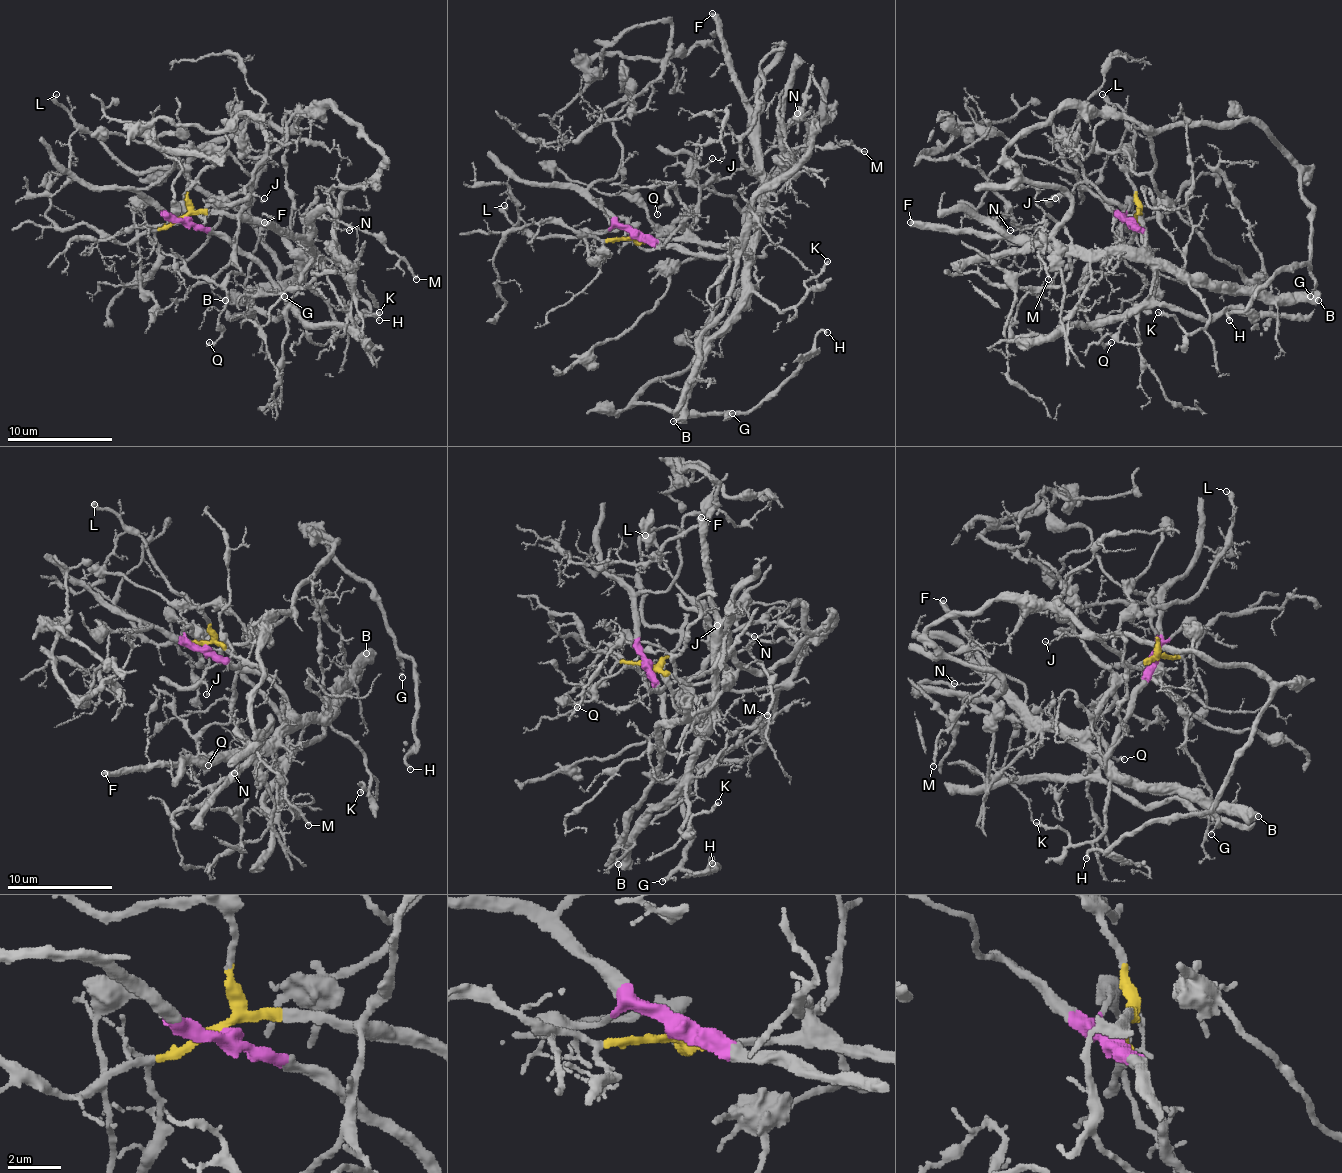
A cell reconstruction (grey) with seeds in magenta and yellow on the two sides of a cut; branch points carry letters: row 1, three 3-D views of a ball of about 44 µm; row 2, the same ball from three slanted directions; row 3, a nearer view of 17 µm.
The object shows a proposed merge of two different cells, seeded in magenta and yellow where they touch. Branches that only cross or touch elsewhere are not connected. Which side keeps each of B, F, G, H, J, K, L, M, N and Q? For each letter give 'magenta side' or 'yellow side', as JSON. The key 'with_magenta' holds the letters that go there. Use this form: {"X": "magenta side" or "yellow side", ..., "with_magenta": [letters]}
{"B": "yellow side", "F": "yellow side", "G": "yellow side", "H": "yellow side", "J": "yellow side", "K": "yellow side", "L": "yellow side", "M": "yellow side", "N": "yellow side", "Q": "yellow side", "with_magenta": []}

